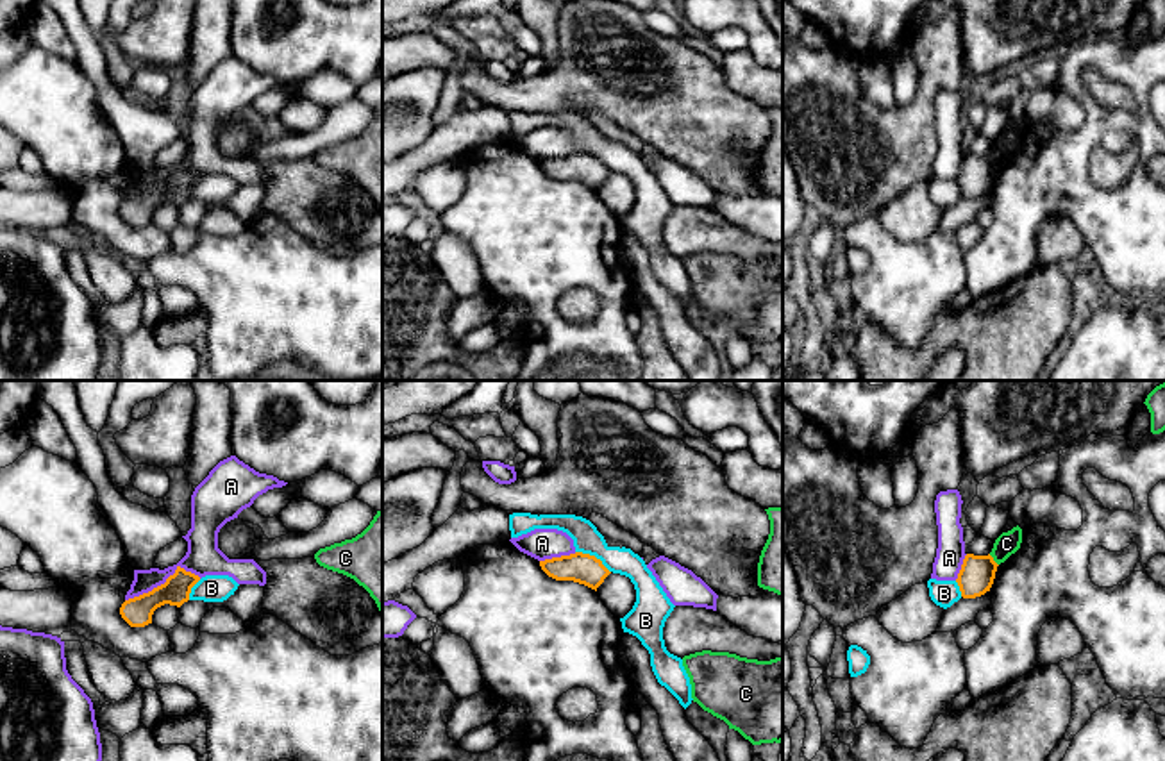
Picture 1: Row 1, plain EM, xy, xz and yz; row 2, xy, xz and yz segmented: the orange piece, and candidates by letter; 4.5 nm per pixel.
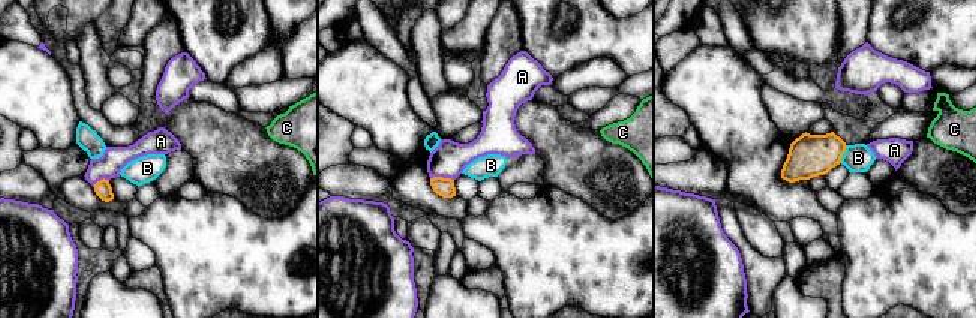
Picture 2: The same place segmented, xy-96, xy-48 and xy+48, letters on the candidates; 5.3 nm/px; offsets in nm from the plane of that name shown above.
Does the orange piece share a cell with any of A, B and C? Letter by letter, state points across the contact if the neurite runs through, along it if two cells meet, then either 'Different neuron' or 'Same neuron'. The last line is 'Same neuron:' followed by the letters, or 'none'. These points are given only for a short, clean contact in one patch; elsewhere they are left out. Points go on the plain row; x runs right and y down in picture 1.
A: Different neuron
B: Boundary: xz (576, 150), (594, 154), (610, 172). Different neuron
C: Boundary: yz (988, 154), (997, 165). Different neuron
Same neuron: none

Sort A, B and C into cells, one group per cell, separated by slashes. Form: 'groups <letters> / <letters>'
groups A / B / C

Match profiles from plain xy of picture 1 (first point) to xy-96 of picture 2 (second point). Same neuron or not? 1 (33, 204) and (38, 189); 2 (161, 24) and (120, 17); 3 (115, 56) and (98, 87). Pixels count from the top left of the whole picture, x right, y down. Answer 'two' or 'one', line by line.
1: one
2: two
3: one

